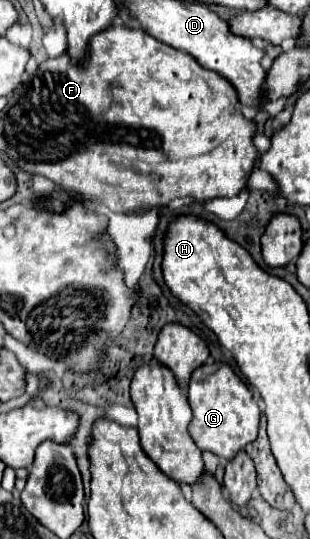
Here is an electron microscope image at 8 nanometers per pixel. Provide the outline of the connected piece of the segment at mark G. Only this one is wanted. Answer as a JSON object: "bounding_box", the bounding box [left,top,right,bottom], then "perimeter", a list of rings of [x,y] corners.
{"bounding_box":[189,365,261,461],"perimeter":[[[217,365],[195,369],[189,383],[189,405],[193,411],[189,433],[201,451],[211,451],[229,461],[255,441],[261,411],[249,387],[233,373],[233,369],[217,369]]]}

